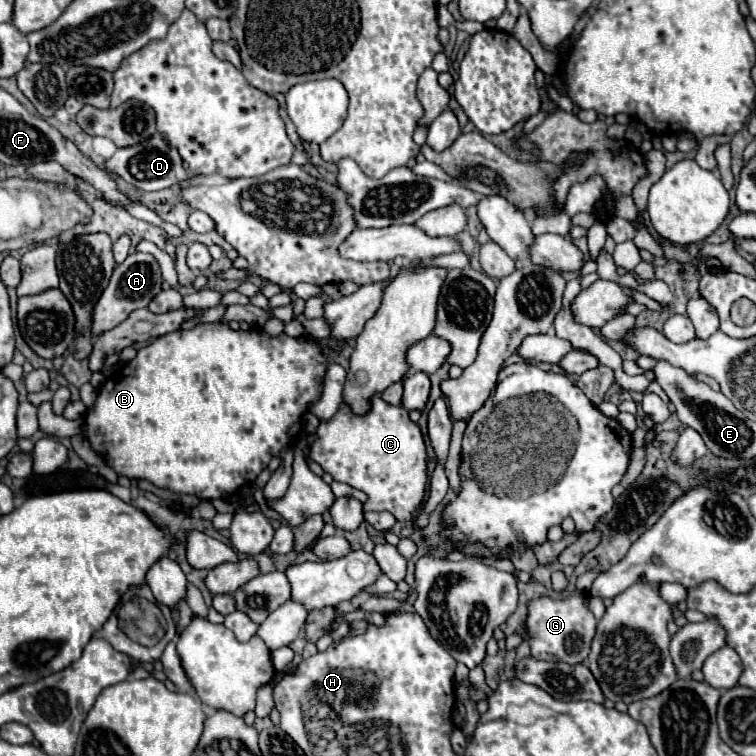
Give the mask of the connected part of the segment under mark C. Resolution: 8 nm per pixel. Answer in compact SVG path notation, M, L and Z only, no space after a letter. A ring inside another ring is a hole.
M374 397L372 411L358 417L352 415L348 405L342 405L330 421L320 421L316 433L318 441L310 449L310 459L336 481L364 491L368 495L364 511L388 511L402 523L414 519L414 513L426 501L428 463L422 431L410 421L404 407L392 407L382 397Z

